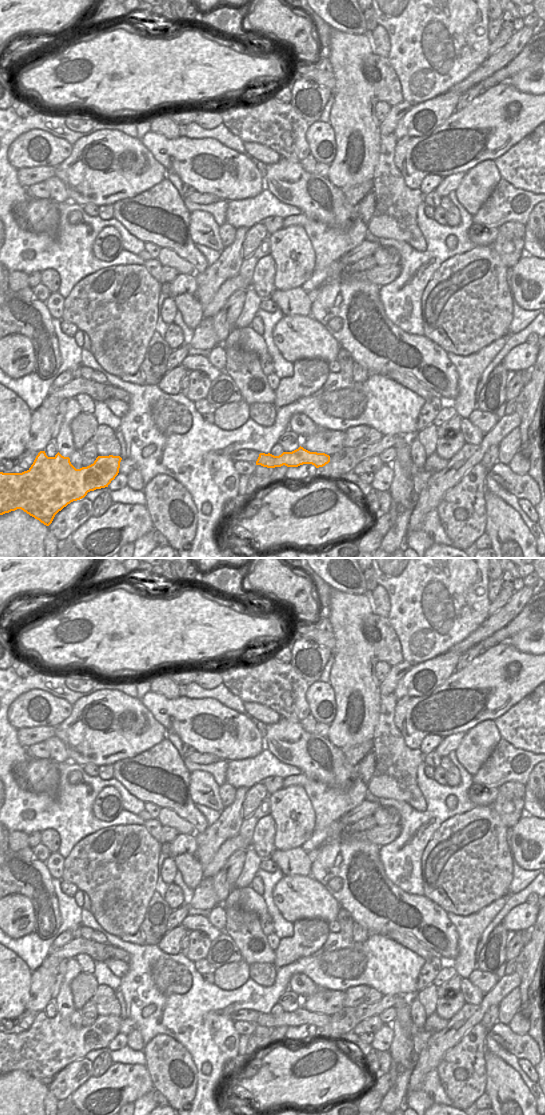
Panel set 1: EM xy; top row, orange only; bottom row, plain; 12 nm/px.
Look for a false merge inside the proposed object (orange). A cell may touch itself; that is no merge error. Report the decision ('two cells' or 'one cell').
one cell

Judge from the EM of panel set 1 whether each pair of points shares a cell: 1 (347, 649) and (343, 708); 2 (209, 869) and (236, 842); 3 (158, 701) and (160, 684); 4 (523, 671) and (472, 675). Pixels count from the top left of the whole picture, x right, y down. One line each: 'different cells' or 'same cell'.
1: same cell
2: same cell
3: different cells
4: same cell

